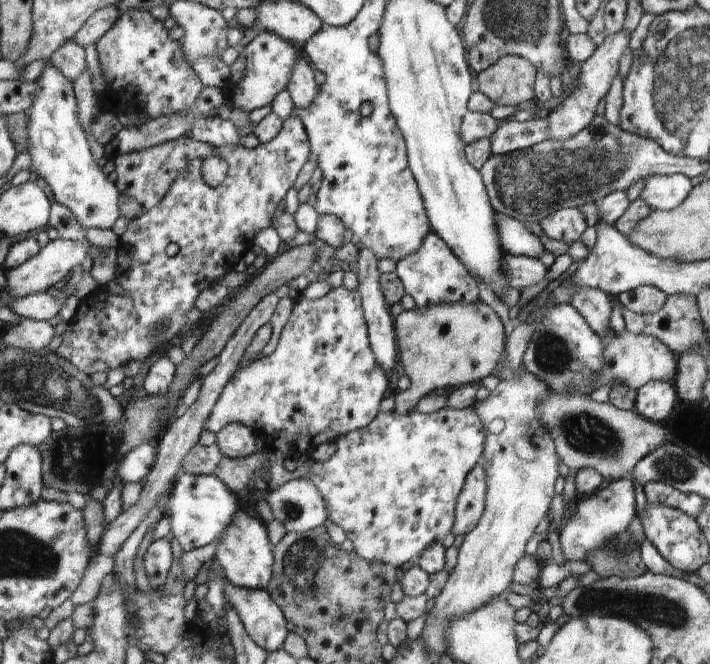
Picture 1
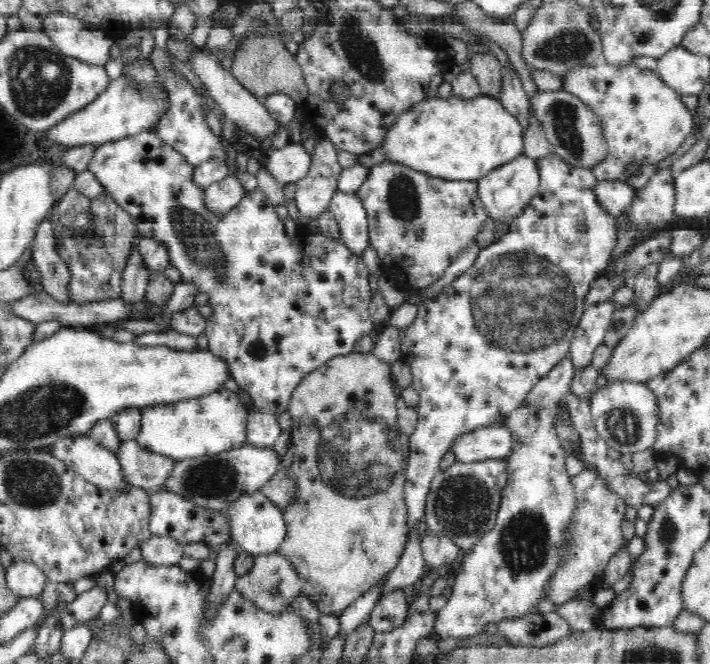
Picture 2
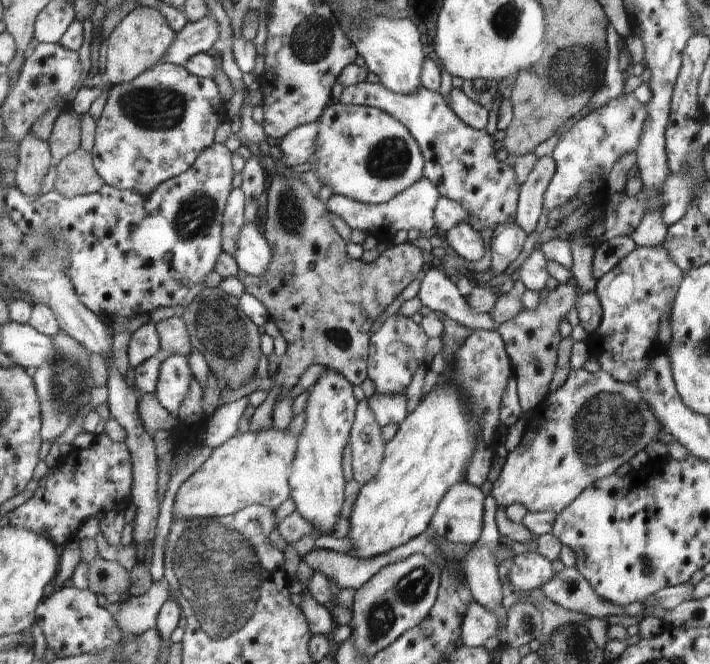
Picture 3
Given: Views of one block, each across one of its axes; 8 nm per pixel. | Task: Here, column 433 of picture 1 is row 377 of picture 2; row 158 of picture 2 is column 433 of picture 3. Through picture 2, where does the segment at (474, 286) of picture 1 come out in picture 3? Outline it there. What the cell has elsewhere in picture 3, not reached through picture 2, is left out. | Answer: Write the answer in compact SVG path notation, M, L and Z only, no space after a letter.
M359 82L343 88L343 93L339 99L341 103L347 105L366 105L376 107L384 112L390 113L396 120L403 122L415 137L416 143L422 153L424 161L422 175L426 177L437 189L442 197L455 200L461 204L468 213L466 221L472 229L482 232L484 228L494 228L504 223L514 223L516 214L516 200L518 200L518 182L514 184L514 170L506 163L500 162L500 174L498 174L498 160L496 160L496 150L492 136L486 134L485 129L473 129L467 125L448 104L438 91L420 87L410 94L400 94L391 89L384 88L380 82L370 83Z

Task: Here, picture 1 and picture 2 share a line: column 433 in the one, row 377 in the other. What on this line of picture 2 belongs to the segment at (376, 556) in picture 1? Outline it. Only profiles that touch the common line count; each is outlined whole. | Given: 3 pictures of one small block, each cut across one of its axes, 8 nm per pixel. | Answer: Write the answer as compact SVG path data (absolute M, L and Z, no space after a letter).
M548 155L536 161L540 177L539 192L532 198L520 217L516 217L514 221L508 223L508 232L502 235L499 240L479 250L475 263L464 274L458 276L456 280L452 280L440 294L437 294L433 299L427 299L424 304L420 304L413 322L399 330L401 340L400 361L412 370L413 382L411 386L420 398L417 407L418 423L407 439L409 457L400 464L407 476L404 493L408 507L408 537L409 532L418 526L420 518L424 515L427 495L433 478L439 470L440 460L446 452L451 450L451 446L455 444L455 441L459 437L475 432L477 429L487 428L491 425L504 425L507 418L524 404L526 396L533 390L538 380L544 379L544 376L551 373L561 361L568 360L573 338L572 332L579 324L580 318L587 307L587 294L590 292L591 286L604 275L604 270L606 270L610 256L612 256L612 250L614 250L616 244L616 218L606 213L596 200L595 188L598 180L593 175L593 171L572 166L556 155Z

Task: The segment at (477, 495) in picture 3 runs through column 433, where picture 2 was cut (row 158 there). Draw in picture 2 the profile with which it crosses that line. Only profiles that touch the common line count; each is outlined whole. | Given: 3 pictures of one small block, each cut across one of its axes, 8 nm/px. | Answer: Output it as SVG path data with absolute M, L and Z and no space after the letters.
M520 156L518 160L503 165L502 168L494 169L486 177L477 181L478 194L486 212L494 220L520 217L527 208L532 198L539 192L540 177L537 169L537 161L526 156Z

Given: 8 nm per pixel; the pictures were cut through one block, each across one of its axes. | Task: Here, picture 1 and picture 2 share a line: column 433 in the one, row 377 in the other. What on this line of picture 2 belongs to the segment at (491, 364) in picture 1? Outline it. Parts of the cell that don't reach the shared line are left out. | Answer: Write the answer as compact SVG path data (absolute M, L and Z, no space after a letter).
M353 351L344 357L332 358L328 363L320 366L320 369L314 370L308 374L300 385L296 388L291 397L289 407L290 421L292 422L290 436L292 444L288 452L280 459L280 466L288 469L293 476L297 487L296 502L288 504L282 508L284 521L287 522L287 537L280 545L278 552L284 555L290 563L298 563L302 569L300 577L300 588L309 600L317 606L321 614L329 614L339 617L358 598L362 597L368 590L378 585L384 578L398 566L398 560L404 552L408 540L408 507L405 499L404 488L406 485L406 475L400 465L409 457L409 444L407 439L400 432L397 418L397 402L399 401L394 390L392 382L391 364L384 363L371 353L358 353Z

